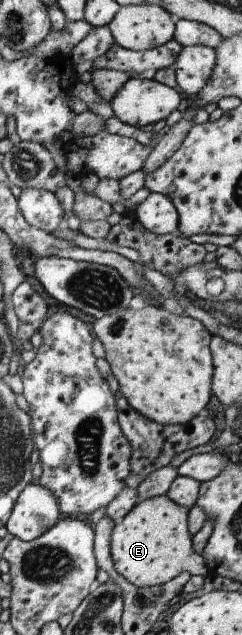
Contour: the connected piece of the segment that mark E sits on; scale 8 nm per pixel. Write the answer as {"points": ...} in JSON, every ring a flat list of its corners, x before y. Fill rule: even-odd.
{"points":[[166,494,139,501,113,527,110,549,116,571,141,588,164,585,182,572,208,578,204,558,193,548,189,508,176,504]]}

